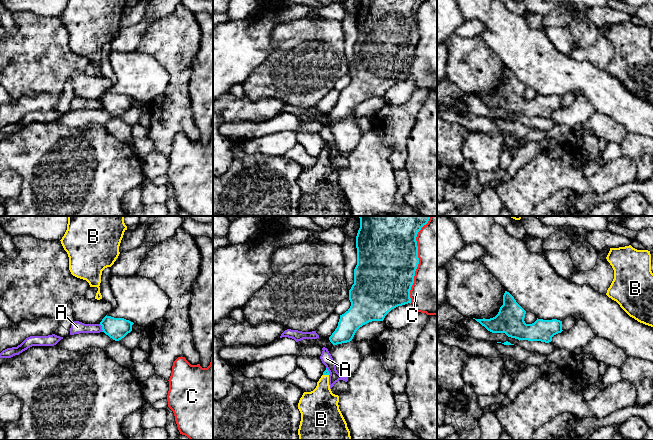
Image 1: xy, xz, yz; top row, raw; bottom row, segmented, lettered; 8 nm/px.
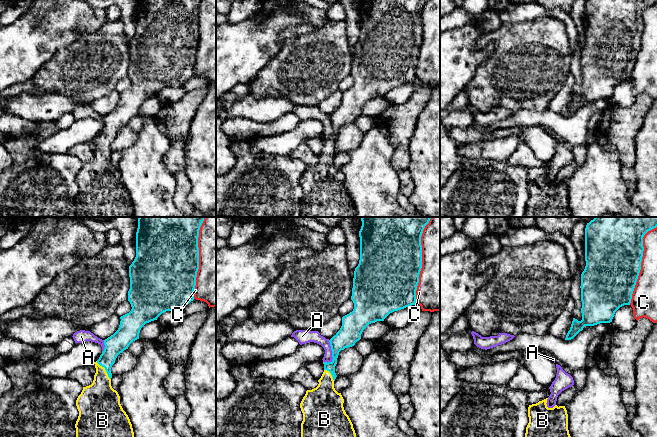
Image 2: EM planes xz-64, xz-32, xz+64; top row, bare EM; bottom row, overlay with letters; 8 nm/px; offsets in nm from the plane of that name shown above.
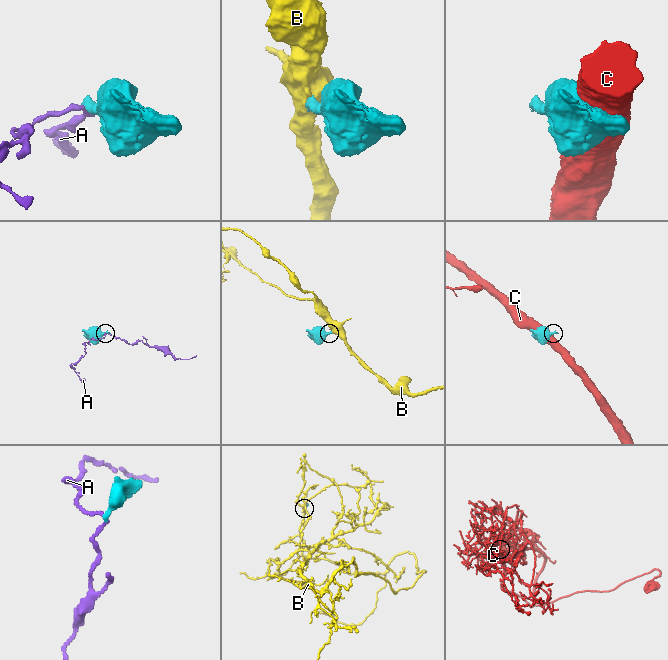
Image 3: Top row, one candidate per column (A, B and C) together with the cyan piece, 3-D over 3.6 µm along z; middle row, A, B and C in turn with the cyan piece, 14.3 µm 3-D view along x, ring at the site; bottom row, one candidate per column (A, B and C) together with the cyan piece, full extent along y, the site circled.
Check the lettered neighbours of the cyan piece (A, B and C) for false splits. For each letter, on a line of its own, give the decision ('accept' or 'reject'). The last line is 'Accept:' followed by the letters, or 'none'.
A: reject
B: accept
C: reject
Accept: B

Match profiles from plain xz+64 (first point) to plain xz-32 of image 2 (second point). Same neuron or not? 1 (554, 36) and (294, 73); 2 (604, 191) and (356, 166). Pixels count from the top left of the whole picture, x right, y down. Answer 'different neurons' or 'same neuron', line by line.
1: same neuron
2: same neuron

